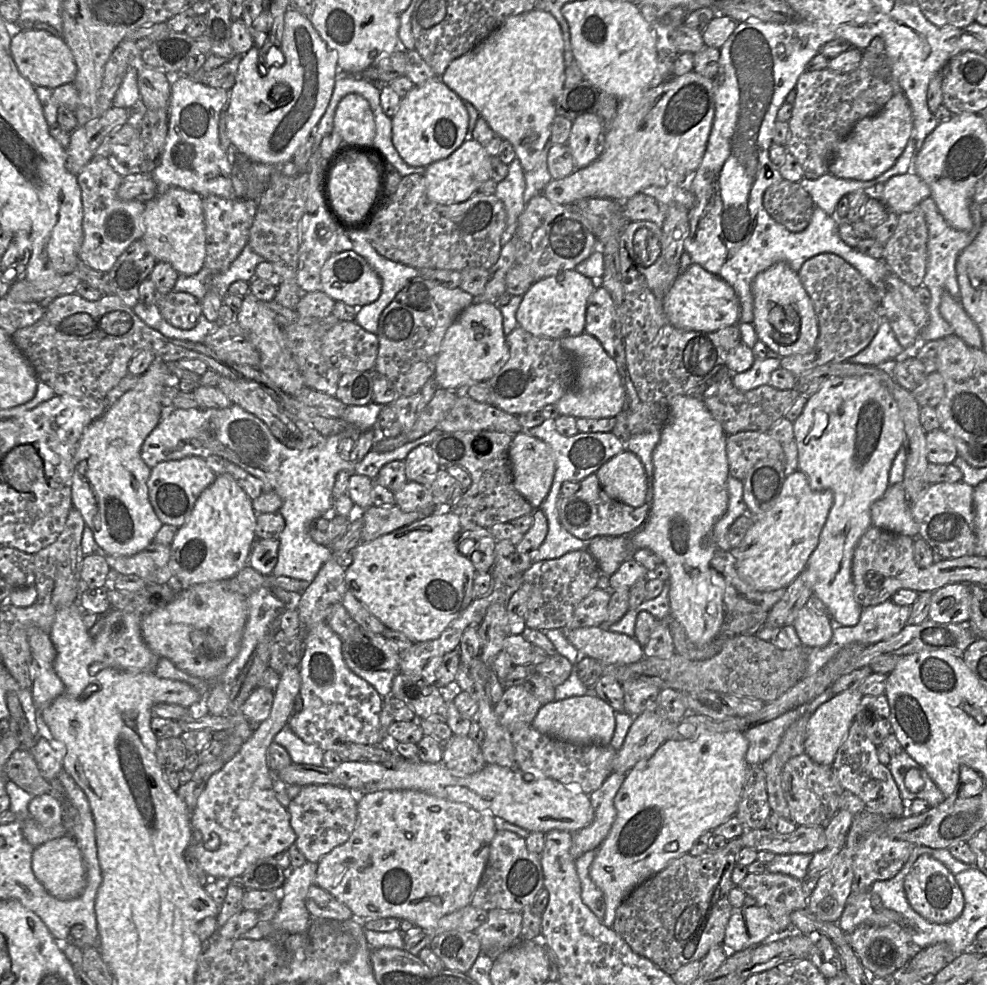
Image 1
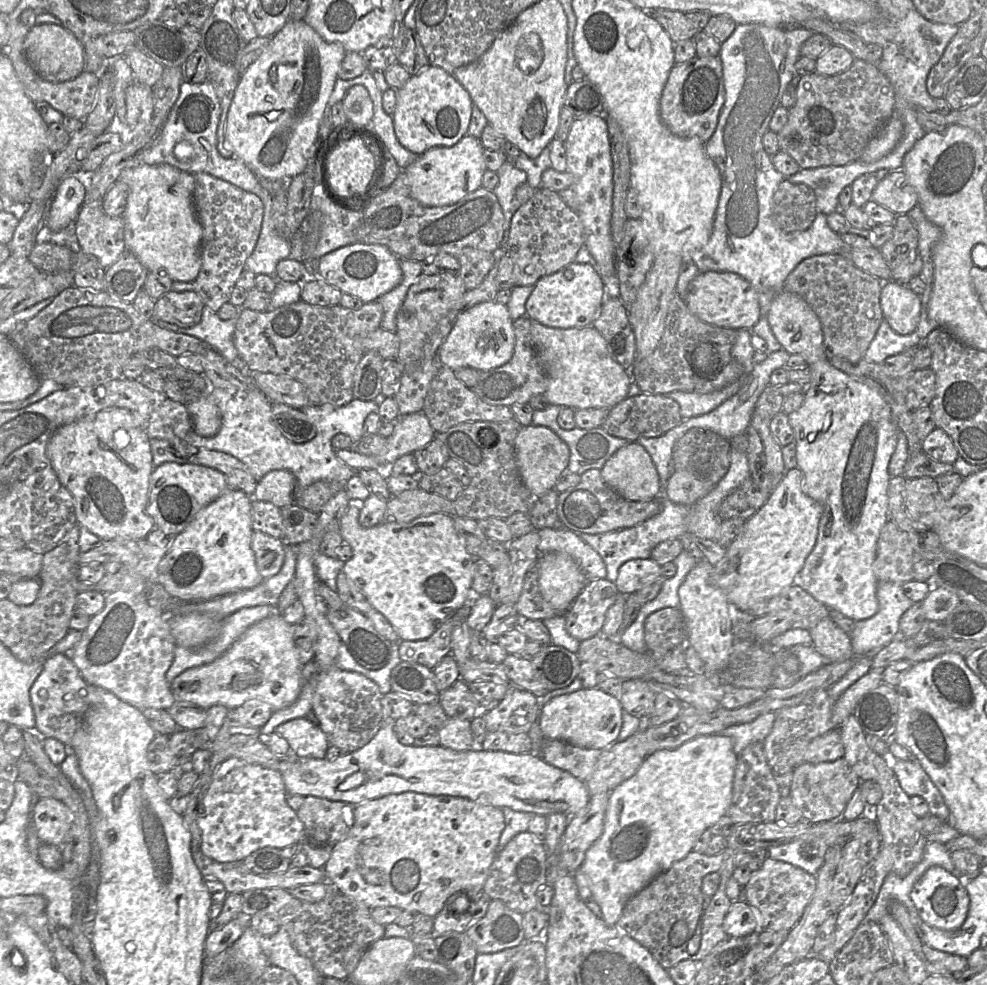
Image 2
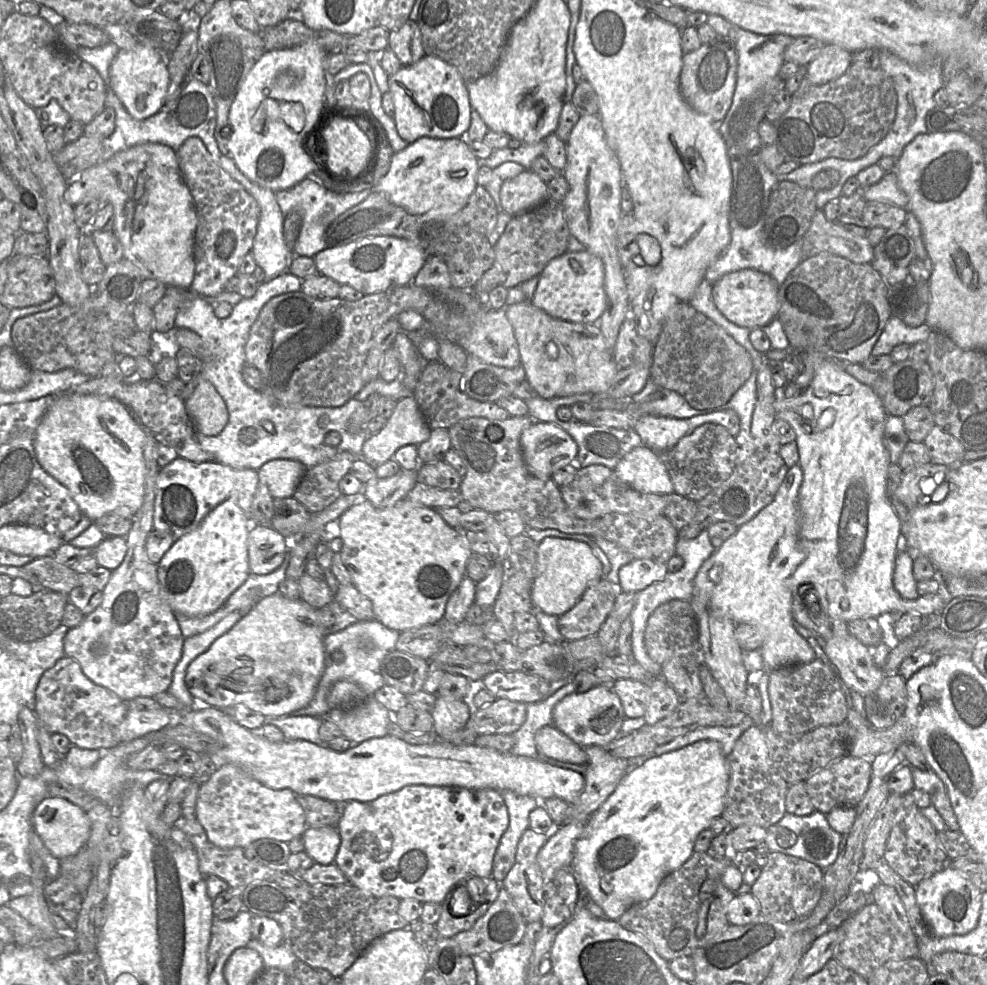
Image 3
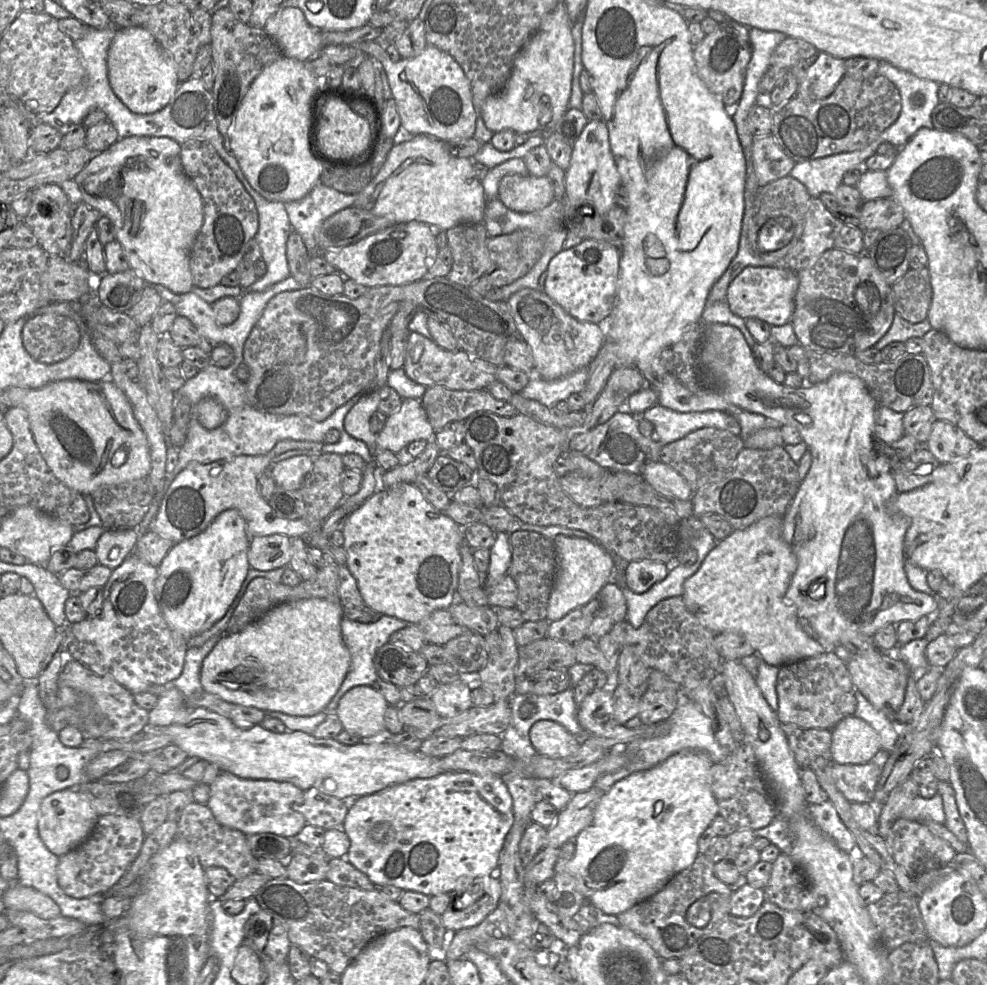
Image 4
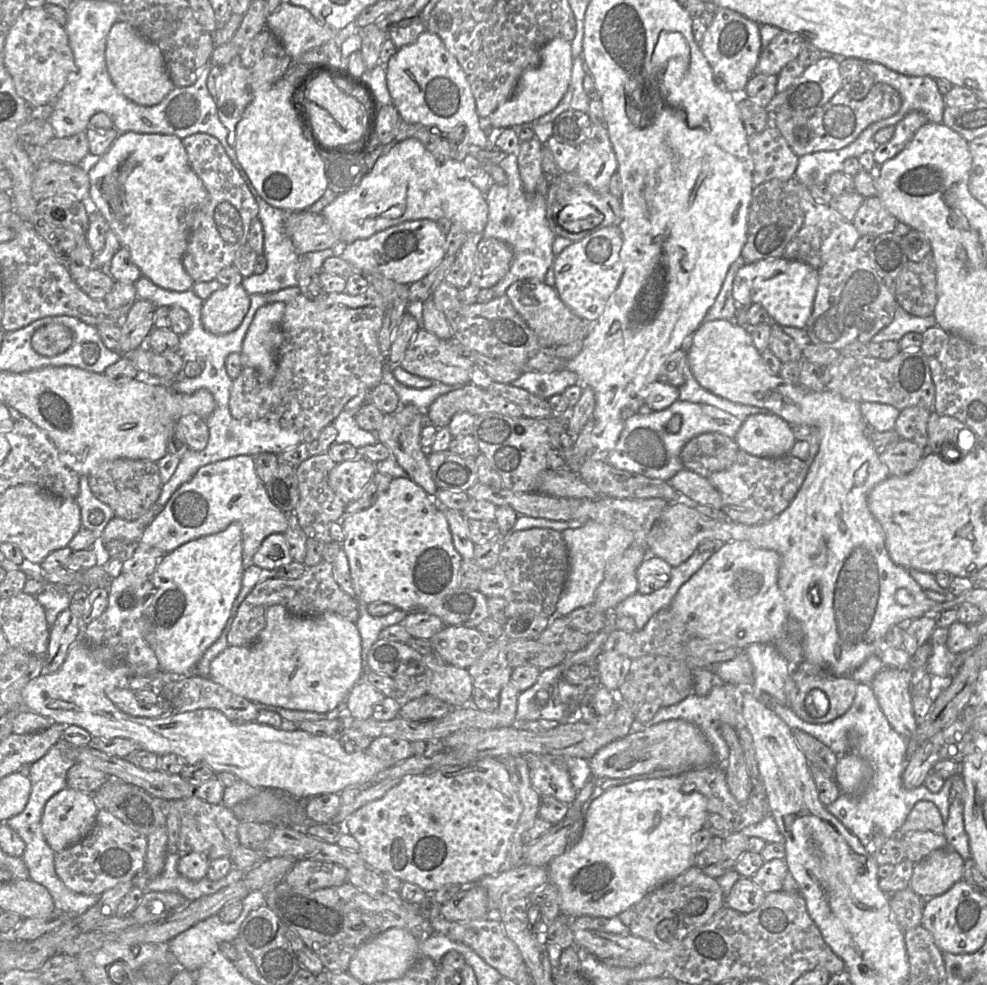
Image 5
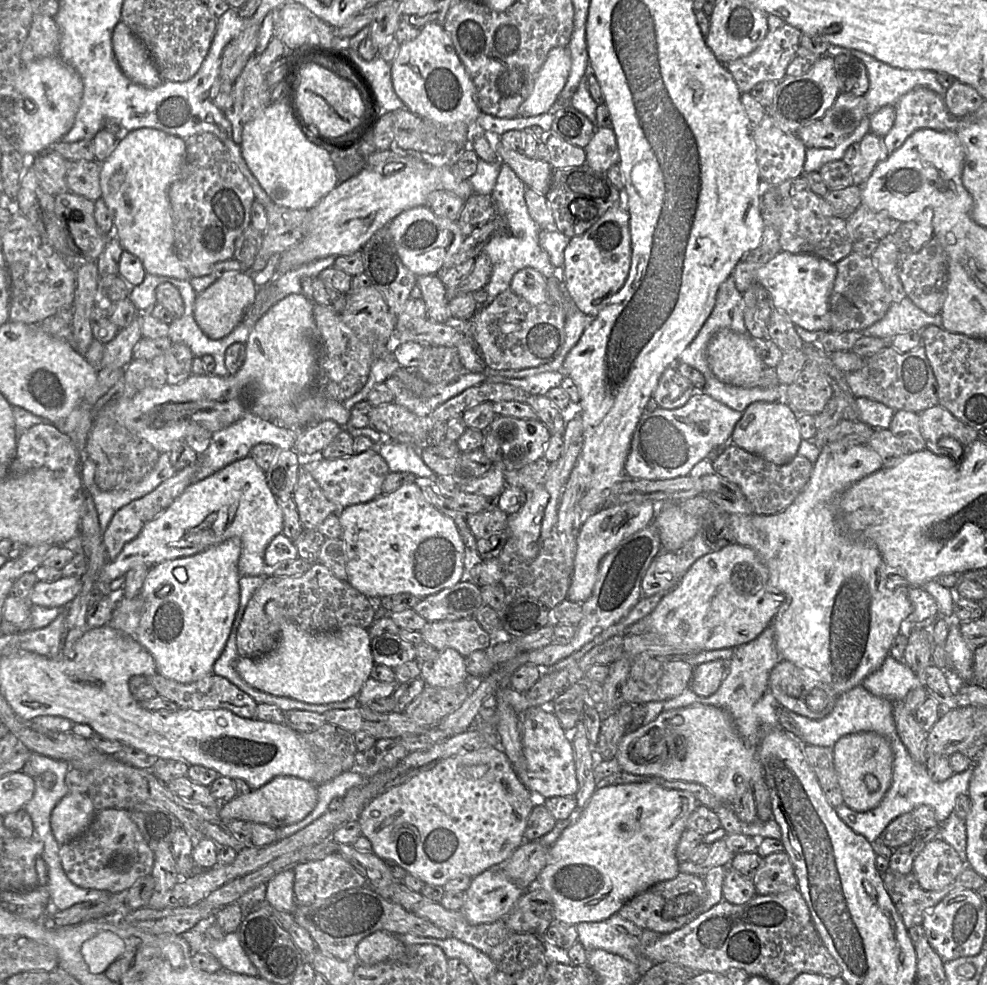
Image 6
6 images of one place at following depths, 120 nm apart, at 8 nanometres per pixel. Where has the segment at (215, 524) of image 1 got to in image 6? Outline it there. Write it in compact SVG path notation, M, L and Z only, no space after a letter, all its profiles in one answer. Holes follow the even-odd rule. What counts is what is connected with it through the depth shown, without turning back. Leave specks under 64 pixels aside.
M232 537L194 555L150 567L140 591L144 613L136 631L136 640L153 656L157 673L178 683L192 683L213 674L214 663L227 643L239 607L238 561L241 551L240 538Z

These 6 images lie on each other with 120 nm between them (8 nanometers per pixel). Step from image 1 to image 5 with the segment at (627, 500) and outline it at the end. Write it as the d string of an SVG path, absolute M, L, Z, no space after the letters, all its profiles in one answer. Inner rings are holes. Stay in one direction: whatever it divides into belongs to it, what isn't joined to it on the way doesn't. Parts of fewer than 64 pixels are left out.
M683 469L677 472L668 482L681 497L687 497L697 504L708 505L721 510L721 494L709 482L708 478Z

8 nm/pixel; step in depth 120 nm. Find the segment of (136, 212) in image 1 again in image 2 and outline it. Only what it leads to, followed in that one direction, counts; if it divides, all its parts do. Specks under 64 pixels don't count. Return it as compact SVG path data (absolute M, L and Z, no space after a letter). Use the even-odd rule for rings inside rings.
M86 190L84 203L75 221L81 251L92 254L108 268L126 249L123 217L111 217L103 209L101 200L89 200Z

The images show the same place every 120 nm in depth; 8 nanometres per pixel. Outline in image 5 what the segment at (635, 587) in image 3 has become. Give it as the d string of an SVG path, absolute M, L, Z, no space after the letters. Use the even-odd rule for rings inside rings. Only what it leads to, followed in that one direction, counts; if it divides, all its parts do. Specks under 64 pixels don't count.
M649 555L638 567L636 576L638 592L650 594L660 589L669 581L672 566L665 560Z

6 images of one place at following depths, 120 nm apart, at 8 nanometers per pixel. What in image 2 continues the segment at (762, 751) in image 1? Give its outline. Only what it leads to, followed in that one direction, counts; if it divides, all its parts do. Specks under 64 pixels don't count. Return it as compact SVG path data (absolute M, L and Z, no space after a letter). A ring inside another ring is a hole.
M768 712L748 723L728 726L715 735L730 737L733 740L734 752L738 756L748 745L764 742L773 728L775 718L775 712Z

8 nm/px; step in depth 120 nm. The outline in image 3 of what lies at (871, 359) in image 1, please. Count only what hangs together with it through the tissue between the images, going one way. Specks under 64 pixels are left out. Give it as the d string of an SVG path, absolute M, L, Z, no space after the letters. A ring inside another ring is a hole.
M893 313L875 343L871 355L890 354L895 346L902 343L913 345L917 342L926 342L931 331L932 328L926 323L918 327L909 327Z

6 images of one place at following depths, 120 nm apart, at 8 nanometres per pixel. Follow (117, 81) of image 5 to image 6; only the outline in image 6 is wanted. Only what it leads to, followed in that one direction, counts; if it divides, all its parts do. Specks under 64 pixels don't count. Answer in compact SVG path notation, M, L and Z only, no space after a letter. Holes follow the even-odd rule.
M122 21L113 30L112 49L121 71L130 81L150 89L163 83L146 47Z

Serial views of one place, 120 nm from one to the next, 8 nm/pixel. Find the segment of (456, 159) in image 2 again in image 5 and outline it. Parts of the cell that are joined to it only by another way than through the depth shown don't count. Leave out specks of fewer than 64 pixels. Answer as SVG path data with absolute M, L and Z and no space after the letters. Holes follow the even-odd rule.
M408 138L398 142L388 153L382 154L357 186L338 194L321 213L333 226L343 247L358 239L368 238L390 226L419 219L438 221L447 218L452 223L460 223L467 234L482 235L488 219L488 205L485 195L471 182L463 162L453 159L439 162L421 141Z

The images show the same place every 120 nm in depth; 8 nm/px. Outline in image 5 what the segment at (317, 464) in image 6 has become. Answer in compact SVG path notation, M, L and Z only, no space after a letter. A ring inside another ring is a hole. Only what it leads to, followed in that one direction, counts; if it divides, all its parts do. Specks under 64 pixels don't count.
M357 457L336 463L330 471L328 482L337 496L347 505L357 500L377 472L376 464Z

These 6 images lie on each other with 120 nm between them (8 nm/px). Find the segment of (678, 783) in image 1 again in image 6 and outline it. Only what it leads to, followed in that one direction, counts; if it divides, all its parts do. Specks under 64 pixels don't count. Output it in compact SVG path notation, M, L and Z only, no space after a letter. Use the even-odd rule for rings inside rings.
M637 782L610 785L597 788L586 806L577 811L574 821L561 833L558 839L548 848L547 863L537 879L536 886L545 890L553 903L555 921L577 925L581 922L600 922L615 915L633 897L651 888L653 885L675 878L679 874L679 862L675 851L691 813L697 808L696 798L688 791L667 789L653 782Z

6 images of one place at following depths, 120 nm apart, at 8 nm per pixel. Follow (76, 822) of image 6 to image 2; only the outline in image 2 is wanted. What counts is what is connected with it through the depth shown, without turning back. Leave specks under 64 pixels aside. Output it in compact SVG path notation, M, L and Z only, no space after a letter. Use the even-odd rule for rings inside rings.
M54 798L37 799L32 806L32 821L42 843L62 847L72 820L68 807Z

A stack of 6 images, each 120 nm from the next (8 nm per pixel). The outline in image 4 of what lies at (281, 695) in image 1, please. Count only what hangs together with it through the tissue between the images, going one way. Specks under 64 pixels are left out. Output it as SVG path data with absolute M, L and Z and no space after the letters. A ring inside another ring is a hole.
M224 771L209 786L210 796L206 805L217 822L245 835L273 833L292 839L306 825L302 812L304 791L292 783L241 778Z

